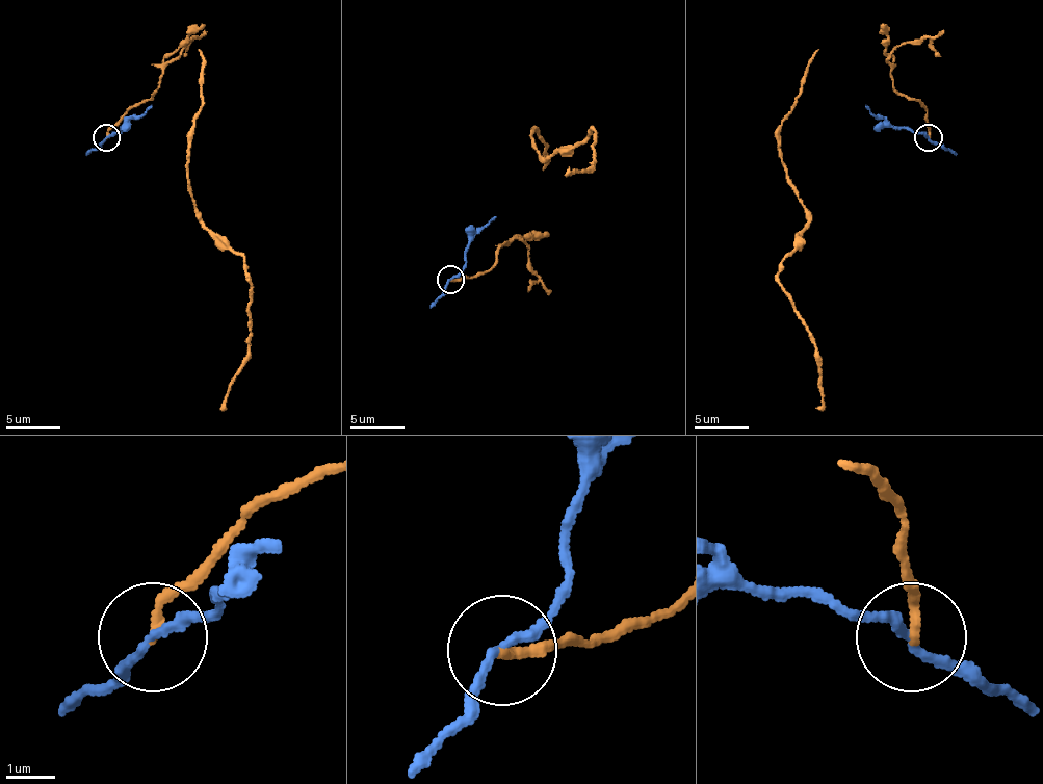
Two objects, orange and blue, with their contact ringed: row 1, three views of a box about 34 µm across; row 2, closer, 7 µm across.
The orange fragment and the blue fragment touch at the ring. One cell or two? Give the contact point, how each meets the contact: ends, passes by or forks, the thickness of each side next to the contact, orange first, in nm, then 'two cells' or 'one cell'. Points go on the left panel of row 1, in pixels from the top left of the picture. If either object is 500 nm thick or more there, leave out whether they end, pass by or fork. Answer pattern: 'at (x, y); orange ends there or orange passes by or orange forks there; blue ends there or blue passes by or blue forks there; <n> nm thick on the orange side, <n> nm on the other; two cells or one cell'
at (106, 137); orange ends there; blue passes by; 200 nm thick on the orange side, 190 nm on the other; two cells

